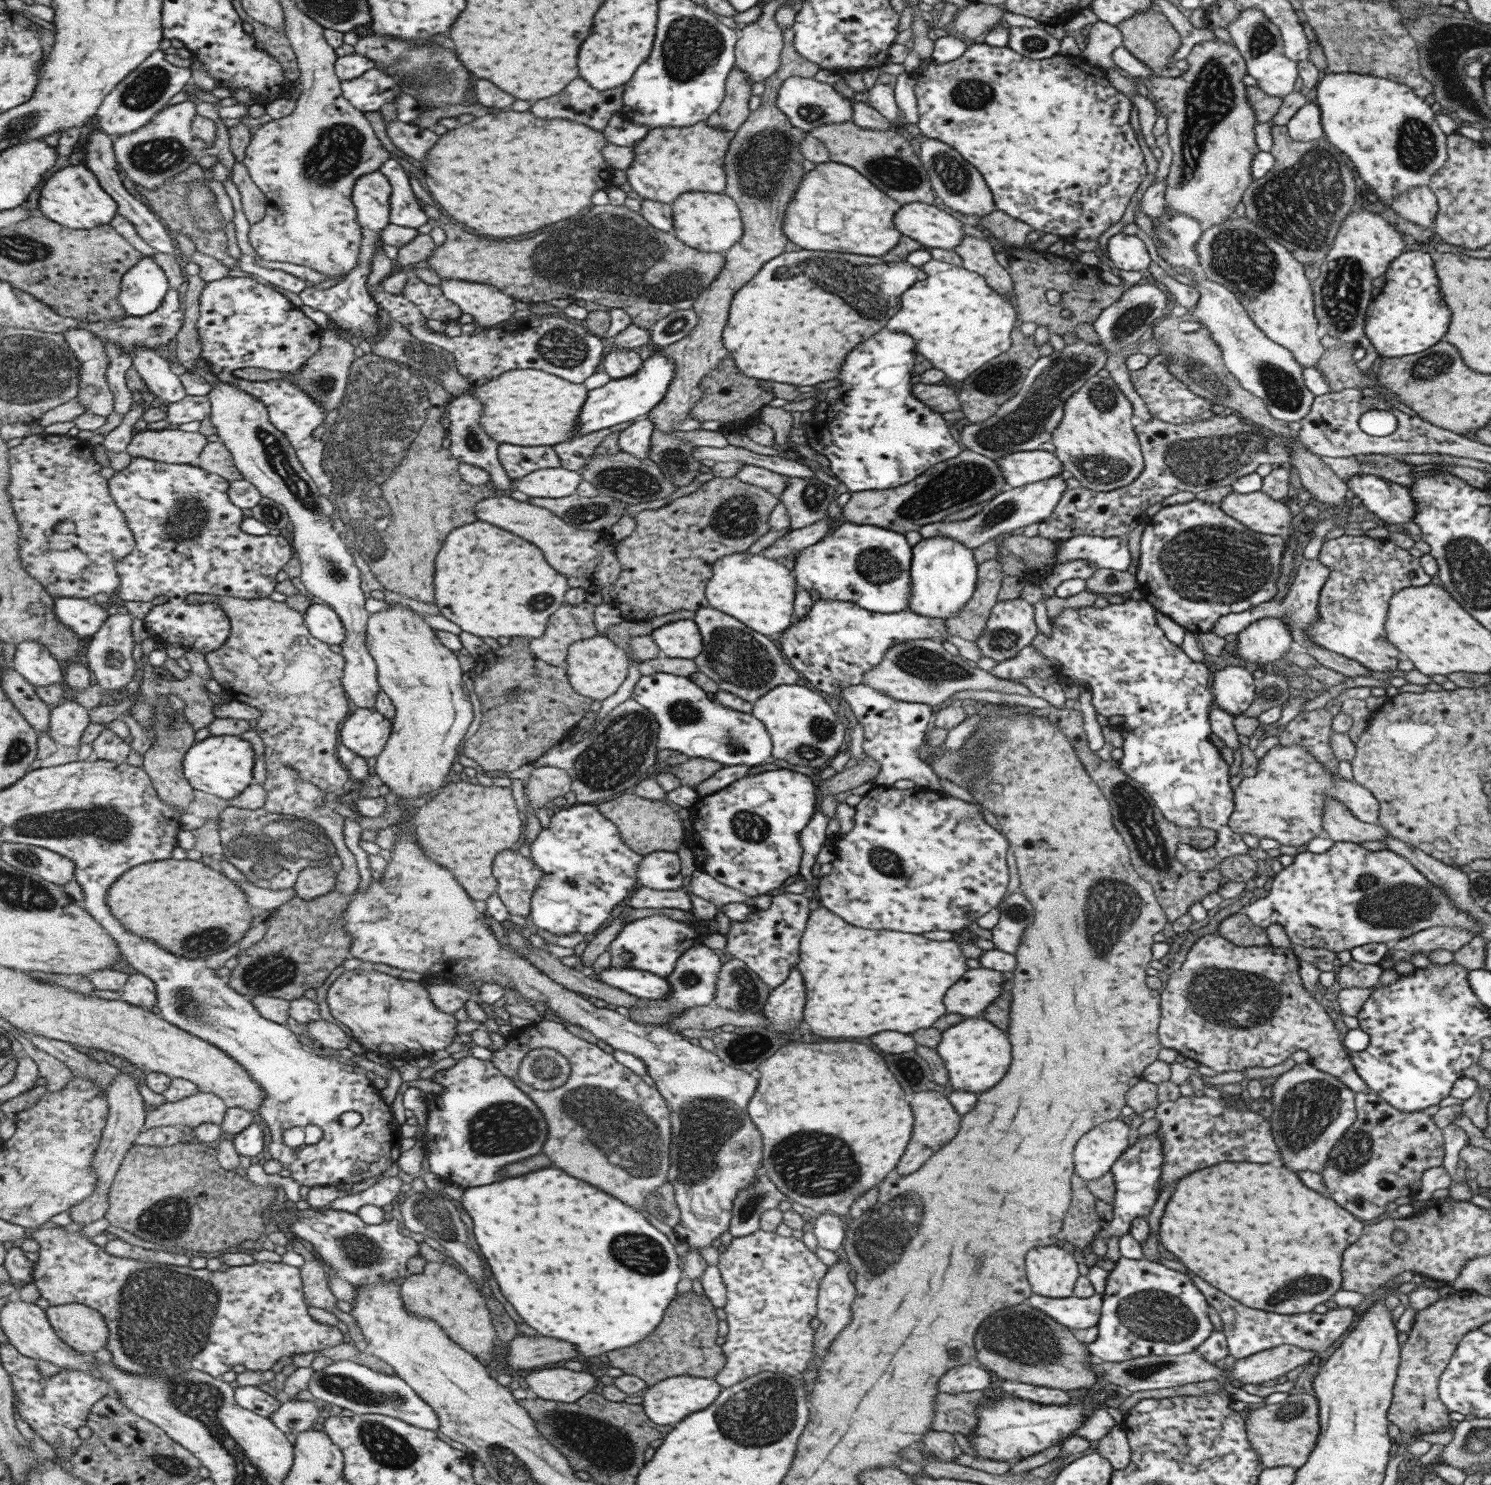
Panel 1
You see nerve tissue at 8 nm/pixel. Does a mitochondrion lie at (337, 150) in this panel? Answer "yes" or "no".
yes

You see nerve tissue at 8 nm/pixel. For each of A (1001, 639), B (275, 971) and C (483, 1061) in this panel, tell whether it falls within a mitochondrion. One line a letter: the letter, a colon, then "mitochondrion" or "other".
A: mitochondrion
B: mitochondrion
C: other

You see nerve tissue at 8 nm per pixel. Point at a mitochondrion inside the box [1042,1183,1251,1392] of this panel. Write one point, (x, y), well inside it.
(1153, 1313)

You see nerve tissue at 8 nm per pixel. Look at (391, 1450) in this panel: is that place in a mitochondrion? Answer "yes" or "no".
yes

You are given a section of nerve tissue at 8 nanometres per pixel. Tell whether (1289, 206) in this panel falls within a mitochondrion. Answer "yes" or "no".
yes

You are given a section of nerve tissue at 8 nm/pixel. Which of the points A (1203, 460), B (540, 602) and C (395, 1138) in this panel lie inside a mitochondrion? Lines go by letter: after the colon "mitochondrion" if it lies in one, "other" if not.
A: mitochondrion
B: mitochondrion
C: other

